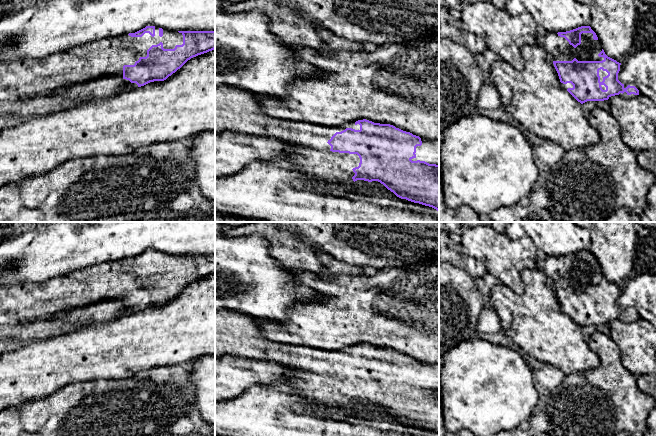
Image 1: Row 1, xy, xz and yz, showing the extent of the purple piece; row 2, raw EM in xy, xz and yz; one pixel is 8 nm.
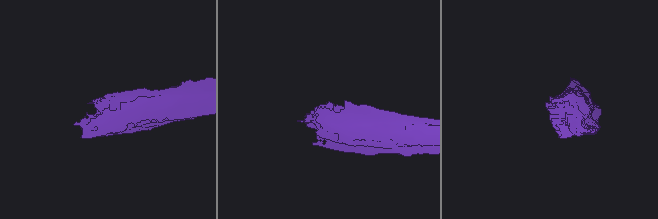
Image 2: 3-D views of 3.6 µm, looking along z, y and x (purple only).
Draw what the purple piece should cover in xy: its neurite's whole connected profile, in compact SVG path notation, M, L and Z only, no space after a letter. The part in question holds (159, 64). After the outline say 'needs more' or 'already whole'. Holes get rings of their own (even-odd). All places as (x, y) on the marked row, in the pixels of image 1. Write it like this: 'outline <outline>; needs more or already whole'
outline M146 26L145 28L135 32L129 33L117 37L99 39L89 43L85 43L66 51L60 53L54 53L50 56L43 57L39 60L17 60L7 63L0 63L0 116L5 115L46 115L48 113L61 111L67 108L75 106L79 100L78 99L57 99L52 96L52 93L63 86L69 86L76 83L83 83L86 81L91 81L95 78L106 76L106 75L120 75L123 77L123 86L126 89L133 89L137 87L144 86L150 82L154 81L164 81L178 69L180 69L188 60L198 55L207 53L215 49L215 31L172 31L167 29L162 29L155 26Z; needs more

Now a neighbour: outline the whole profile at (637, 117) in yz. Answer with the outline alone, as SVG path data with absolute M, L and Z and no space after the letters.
M620 95L608 99L610 113L618 121L624 143L634 152L656 150L656 104L644 95L637 95L632 99Z

